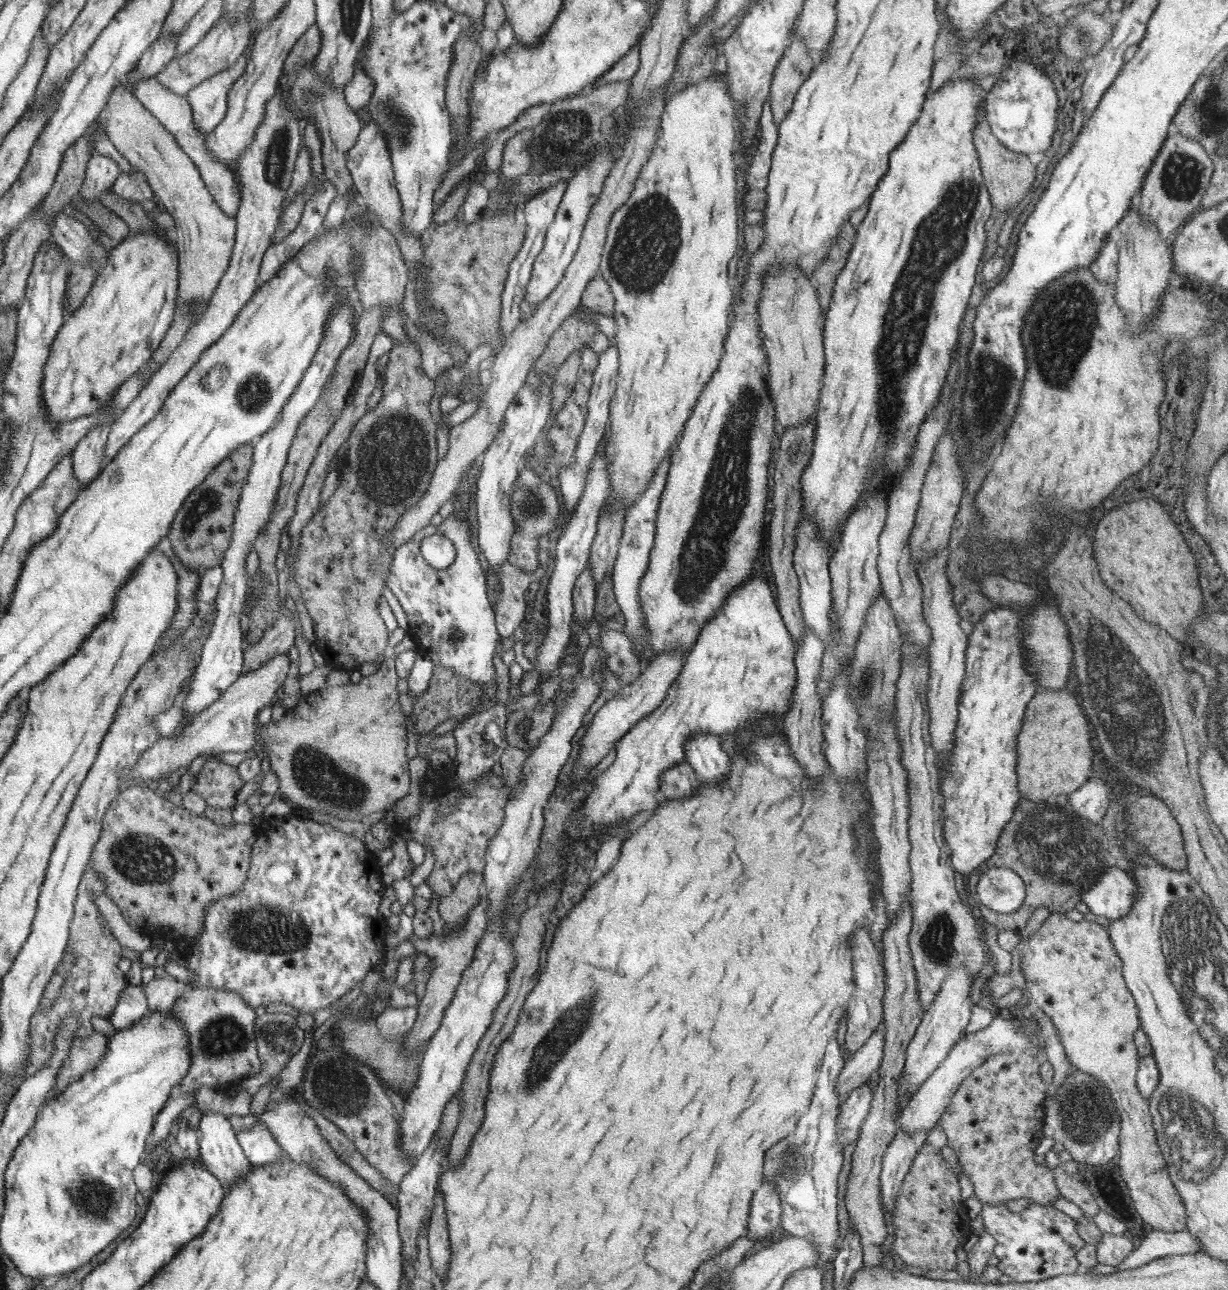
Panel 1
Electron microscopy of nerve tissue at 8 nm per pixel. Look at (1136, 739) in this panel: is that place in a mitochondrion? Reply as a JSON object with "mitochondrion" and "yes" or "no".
{"mitochondrion":"yes"}

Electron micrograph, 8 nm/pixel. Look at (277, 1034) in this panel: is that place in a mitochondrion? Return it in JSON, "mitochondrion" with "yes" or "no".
{"mitochondrion":"yes"}

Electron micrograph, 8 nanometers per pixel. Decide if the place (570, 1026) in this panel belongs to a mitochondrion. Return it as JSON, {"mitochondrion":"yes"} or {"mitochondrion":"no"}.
{"mitochondrion":"yes"}

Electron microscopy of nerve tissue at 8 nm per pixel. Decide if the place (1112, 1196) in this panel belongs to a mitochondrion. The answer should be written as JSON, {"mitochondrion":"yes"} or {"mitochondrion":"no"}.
{"mitochondrion":"no"}

